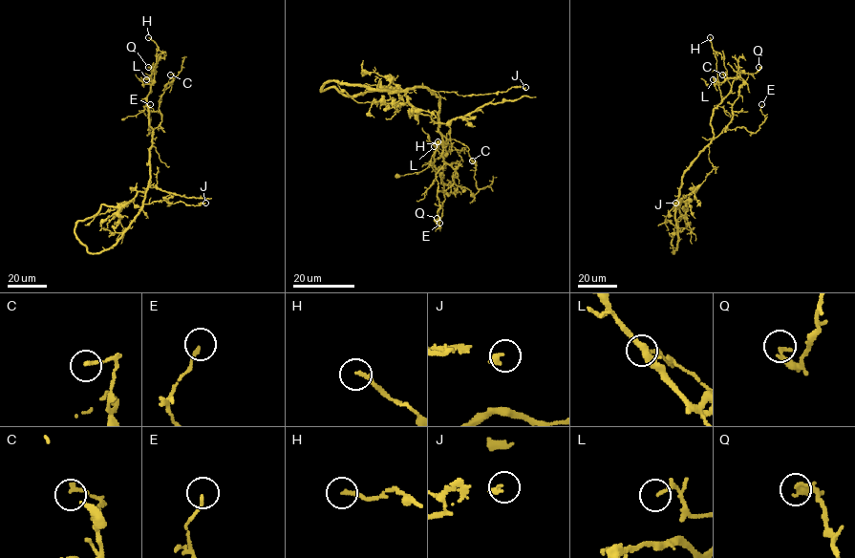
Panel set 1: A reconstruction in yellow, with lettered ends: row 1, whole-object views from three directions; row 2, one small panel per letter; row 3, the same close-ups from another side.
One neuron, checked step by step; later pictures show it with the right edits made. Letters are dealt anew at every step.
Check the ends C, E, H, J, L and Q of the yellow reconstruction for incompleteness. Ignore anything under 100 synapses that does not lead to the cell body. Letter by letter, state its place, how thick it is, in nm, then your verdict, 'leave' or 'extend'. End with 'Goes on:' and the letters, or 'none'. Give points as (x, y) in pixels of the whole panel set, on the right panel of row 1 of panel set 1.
C: (722, 75) | 160 nm | leave
E: (761, 104) | 120 nm | leave
H: (710, 37) | 170 nm | leave
J: (675, 203) | 190 nm | leave
L: (713, 79) | 180 nm | leave
Q: (758, 67) | 280 nm | leave
Goes on: none

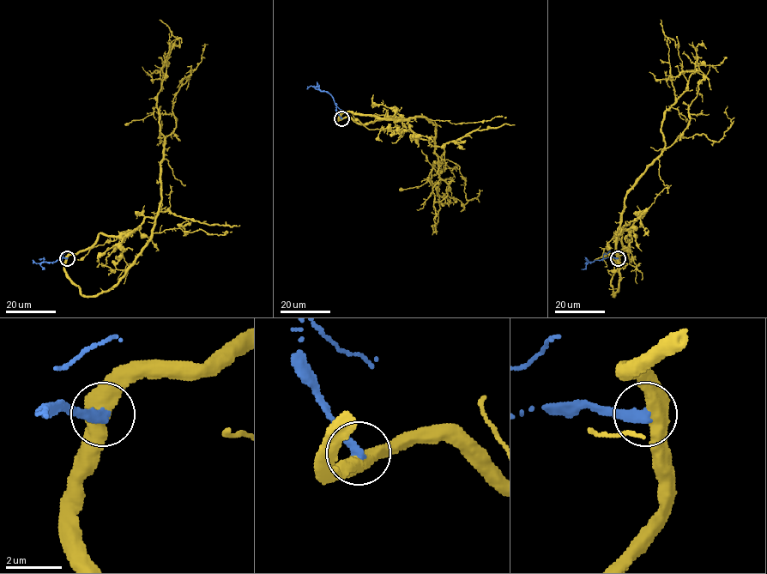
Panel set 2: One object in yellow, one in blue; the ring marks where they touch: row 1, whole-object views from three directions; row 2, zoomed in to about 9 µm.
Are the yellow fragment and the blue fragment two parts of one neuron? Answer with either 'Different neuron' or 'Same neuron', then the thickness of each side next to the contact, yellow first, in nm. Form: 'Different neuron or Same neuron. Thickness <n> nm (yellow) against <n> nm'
Different neuron. Thickness 550 nm (yellow) against 360 nm

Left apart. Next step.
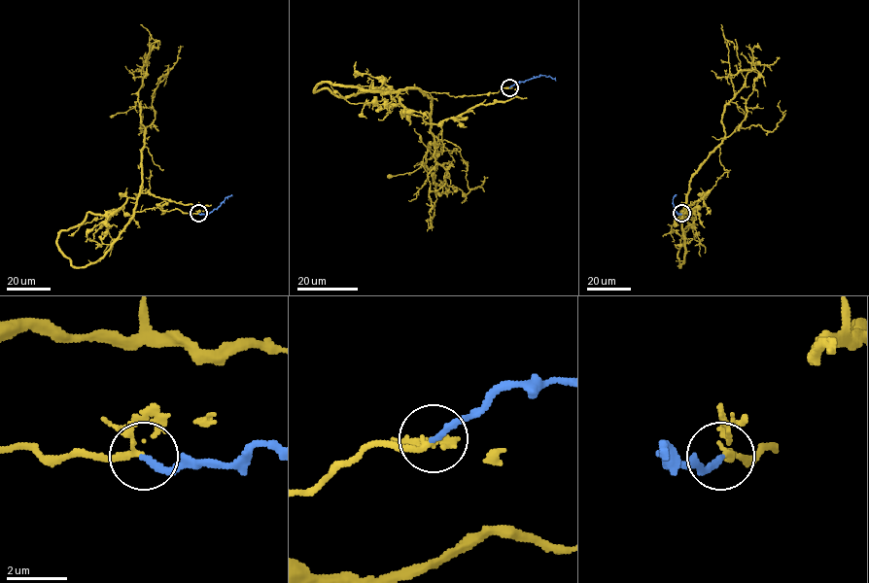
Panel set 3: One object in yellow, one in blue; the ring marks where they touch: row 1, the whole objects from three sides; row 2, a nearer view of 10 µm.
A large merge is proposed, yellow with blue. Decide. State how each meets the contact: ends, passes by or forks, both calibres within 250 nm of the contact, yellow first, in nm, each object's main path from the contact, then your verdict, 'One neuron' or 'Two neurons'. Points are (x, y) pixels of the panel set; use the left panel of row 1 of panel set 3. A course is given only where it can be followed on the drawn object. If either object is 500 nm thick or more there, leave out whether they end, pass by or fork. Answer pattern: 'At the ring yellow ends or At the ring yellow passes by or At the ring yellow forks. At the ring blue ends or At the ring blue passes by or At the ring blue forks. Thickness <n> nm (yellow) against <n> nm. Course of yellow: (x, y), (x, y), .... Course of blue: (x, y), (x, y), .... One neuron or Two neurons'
At the ring yellow passes by. At the ring blue ends. Thickness 150 nm (yellow) against 200 nm. Course of yellow: (198, 213), (136, 212), (83, 266), (57, 244), (62, 230), (140, 193), (211, 205). Course of blue: (198, 213), (209, 213), (232, 194). One neuron

